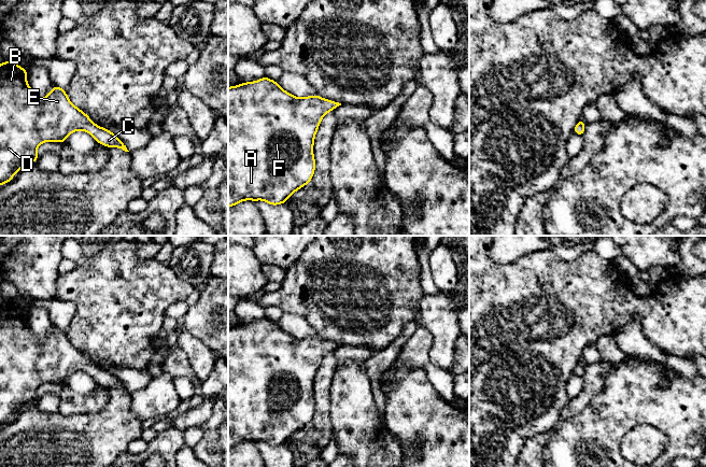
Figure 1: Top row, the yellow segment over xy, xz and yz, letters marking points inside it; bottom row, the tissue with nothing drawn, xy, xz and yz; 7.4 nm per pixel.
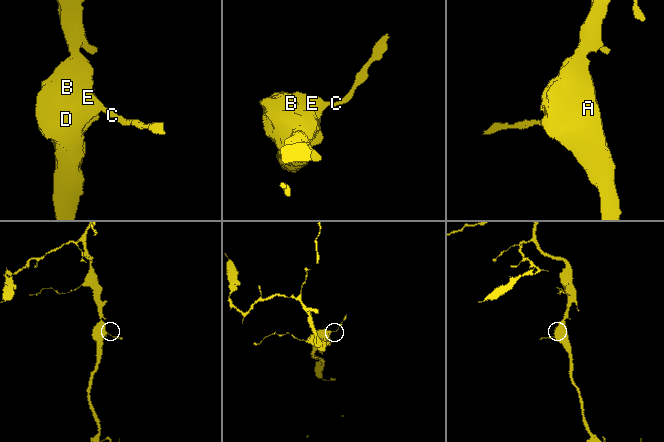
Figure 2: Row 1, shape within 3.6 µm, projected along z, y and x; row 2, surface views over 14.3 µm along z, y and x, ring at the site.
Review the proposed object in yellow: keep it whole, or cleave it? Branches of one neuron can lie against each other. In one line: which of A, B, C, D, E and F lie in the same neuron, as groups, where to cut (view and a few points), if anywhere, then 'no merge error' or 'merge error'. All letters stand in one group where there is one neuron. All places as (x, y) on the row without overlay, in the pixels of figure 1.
A B C D E F; no cut; no merge error

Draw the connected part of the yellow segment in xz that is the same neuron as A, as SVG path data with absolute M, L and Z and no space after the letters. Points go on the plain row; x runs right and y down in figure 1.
M263 319L228 328L228 448L243 441L285 444L291 436L307 426L315 411L314 378L324 356L341 344L319 336L298 339L283 331L276 322Z

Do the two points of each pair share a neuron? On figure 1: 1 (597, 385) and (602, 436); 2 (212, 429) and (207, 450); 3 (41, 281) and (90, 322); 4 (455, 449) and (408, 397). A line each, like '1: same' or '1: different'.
1: different
2: same
3: different
4: same

